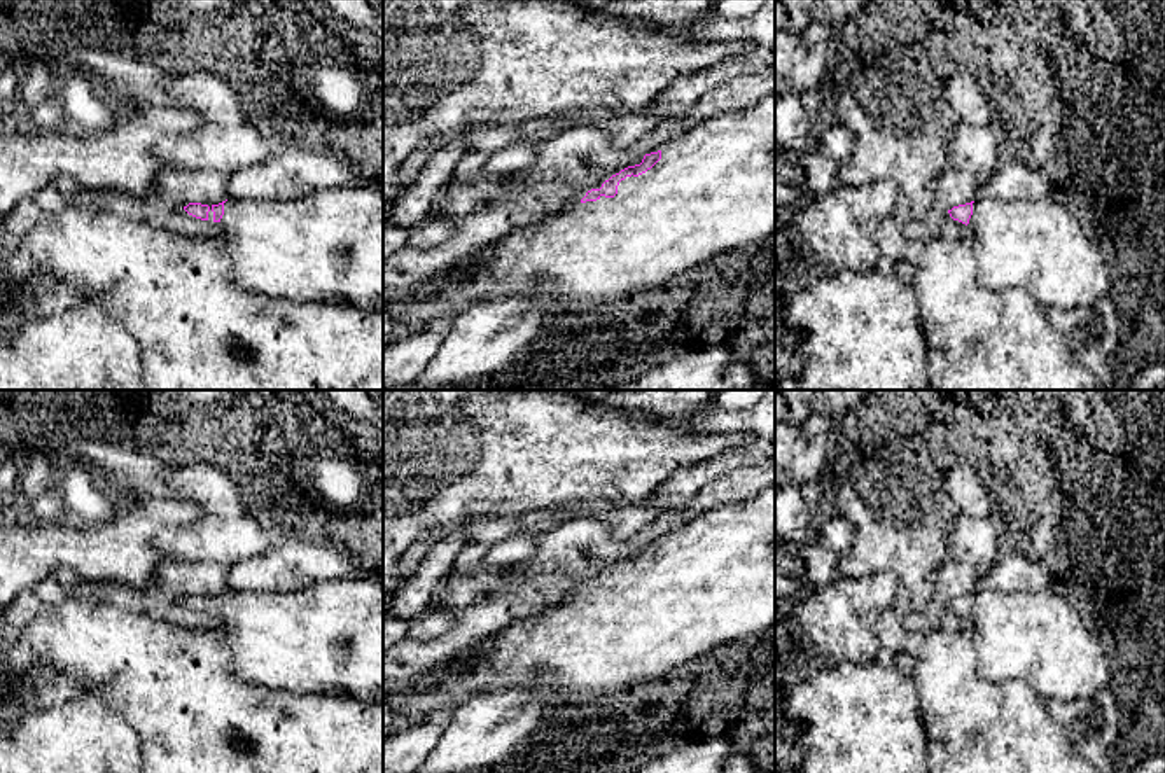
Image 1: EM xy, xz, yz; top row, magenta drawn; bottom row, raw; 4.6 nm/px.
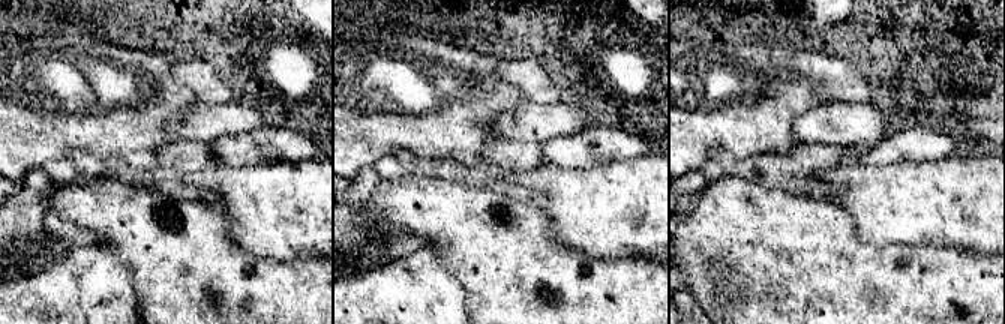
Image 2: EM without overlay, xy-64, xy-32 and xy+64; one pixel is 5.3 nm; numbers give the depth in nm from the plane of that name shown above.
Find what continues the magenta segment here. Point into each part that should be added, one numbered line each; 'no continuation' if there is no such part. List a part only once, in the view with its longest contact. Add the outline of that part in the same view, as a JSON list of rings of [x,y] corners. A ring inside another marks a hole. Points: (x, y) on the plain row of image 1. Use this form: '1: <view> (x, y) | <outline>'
1: xz (712, 583) | [[[775,484],[752,498],[719,505],[666,535],[661,551],[645,565],[621,572],[614,589],[600,588],[532,614],[483,642],[478,647],[479,661],[471,670],[450,673],[420,693],[404,693],[399,698],[394,731],[432,722],[437,712],[453,712],[471,698],[523,684],[548,689],[556,698],[555,707],[588,703],[602,694],[659,679],[715,647],[770,628],[775,628]]]

